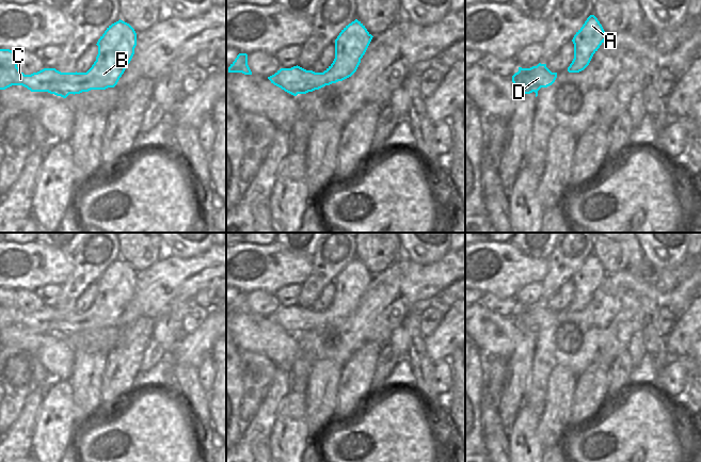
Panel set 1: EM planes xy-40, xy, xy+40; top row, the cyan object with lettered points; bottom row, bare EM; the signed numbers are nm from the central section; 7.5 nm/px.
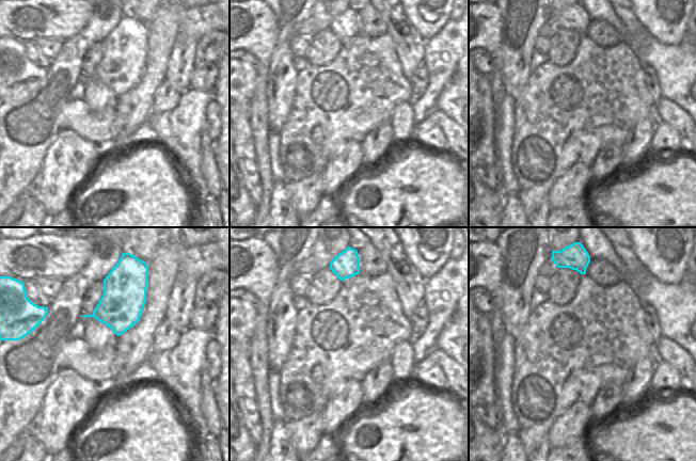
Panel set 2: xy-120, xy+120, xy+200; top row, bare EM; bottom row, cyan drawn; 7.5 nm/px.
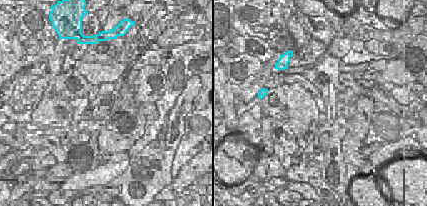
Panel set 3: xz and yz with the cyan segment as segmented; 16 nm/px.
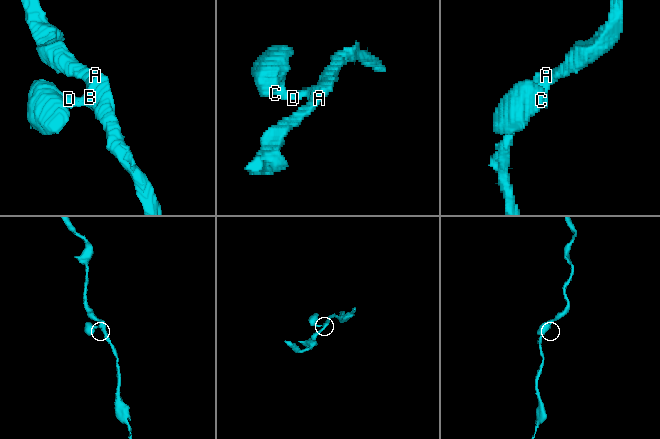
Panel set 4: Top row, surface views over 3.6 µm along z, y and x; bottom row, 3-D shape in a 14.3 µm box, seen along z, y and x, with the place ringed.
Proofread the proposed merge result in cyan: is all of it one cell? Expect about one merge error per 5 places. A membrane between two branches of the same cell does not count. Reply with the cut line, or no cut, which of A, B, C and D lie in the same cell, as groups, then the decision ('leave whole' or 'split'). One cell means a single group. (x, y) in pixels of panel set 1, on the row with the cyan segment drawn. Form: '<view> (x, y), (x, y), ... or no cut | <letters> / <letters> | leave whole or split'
no cut | A B C D | leave whole

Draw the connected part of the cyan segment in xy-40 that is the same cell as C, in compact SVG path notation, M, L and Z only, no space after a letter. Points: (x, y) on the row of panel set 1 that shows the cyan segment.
M120 19L107 28L96 45L96 61L86 73L44 68L25 75L17 67L15 51L0 49L0 90L22 85L31 92L48 92L66 98L69 94L114 87L134 54L137 33L129 23Z

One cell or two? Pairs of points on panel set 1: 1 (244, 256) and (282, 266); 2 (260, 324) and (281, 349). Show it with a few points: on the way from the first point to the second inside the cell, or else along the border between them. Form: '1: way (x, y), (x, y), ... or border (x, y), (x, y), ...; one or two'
1: way (254, 266), (272, 266); one
2: way (263, 331), (274, 343); one

